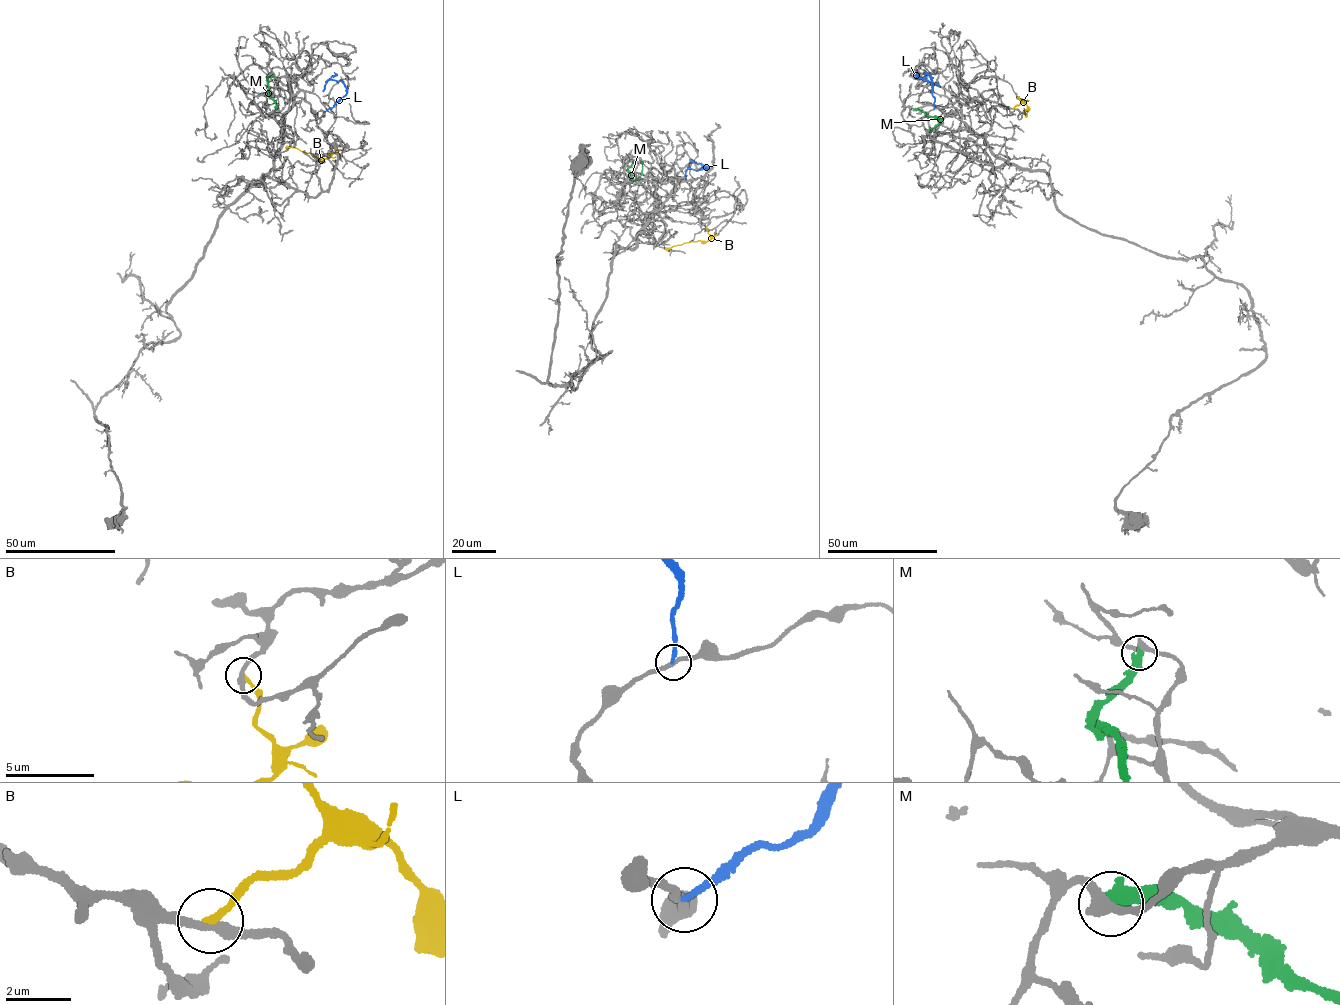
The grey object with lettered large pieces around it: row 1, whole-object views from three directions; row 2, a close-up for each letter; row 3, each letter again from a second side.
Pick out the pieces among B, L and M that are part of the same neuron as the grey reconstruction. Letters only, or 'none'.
none

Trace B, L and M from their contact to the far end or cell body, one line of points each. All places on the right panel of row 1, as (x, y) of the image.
B: (1013, 108), (1025, 103), (1026, 116)
L: (934, 109), (933, 85), (926, 73), (925, 78), (939, 86)
M: (914, 109), (941, 119), (929, 132)

